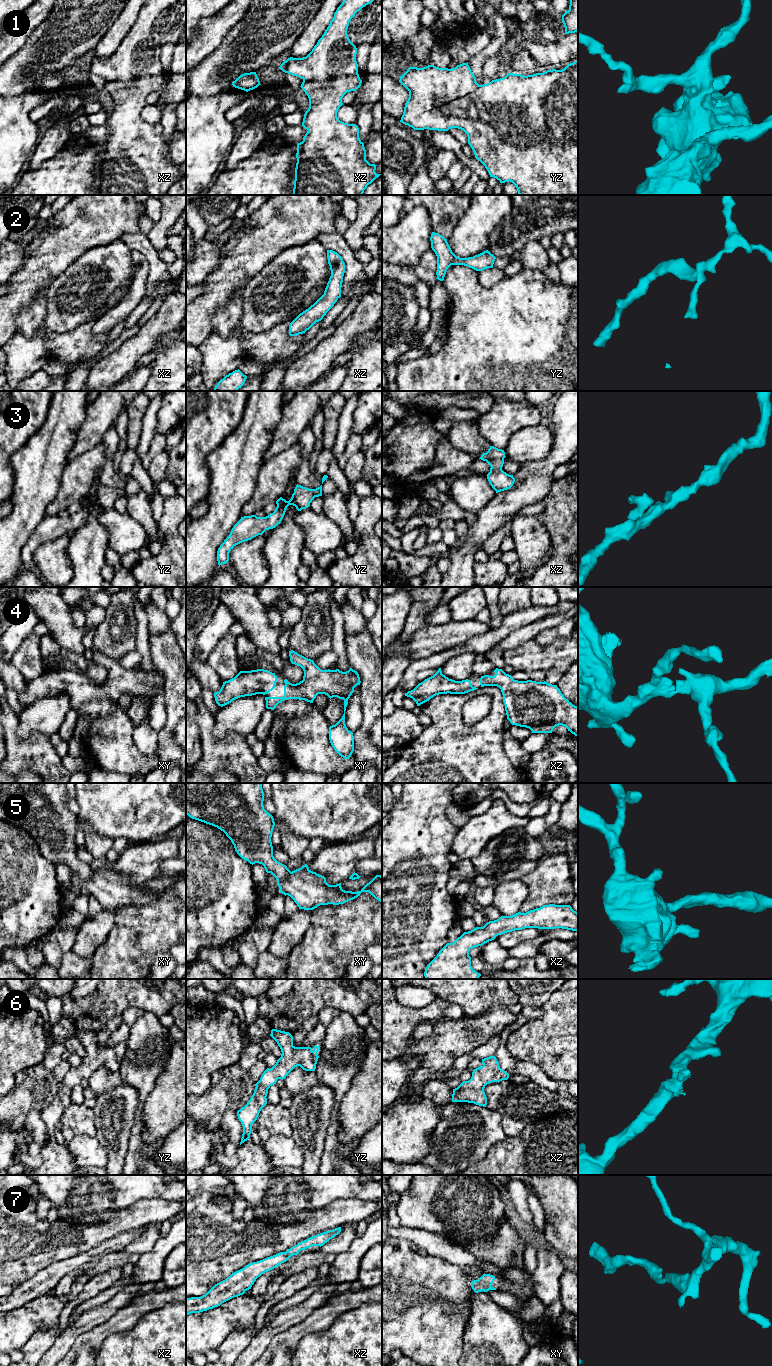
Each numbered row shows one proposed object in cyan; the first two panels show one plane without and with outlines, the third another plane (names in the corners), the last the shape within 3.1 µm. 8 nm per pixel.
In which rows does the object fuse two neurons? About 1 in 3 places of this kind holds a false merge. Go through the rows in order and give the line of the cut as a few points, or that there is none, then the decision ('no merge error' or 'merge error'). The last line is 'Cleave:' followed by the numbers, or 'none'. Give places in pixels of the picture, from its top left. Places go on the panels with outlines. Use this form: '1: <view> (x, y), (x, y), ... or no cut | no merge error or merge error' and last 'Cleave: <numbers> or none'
1: no cut | no merge error
2: no cut | no merge error
3: no cut | no merge error
4: no cut | no merge error
5: no cut | no merge error
6: no cut | no merge error
7: no cut | no merge error
Cleave: none

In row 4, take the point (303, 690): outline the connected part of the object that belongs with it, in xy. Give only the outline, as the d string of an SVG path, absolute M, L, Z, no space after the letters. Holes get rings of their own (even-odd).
M293 650L289 651L289 656L292 664L303 669L303 680L292 684L285 679L284 696L265 697L266 708L274 710L279 703L288 699L300 699L313 703L318 694L325 694L330 699L333 697L343 699L344 714L335 725L329 727L329 740L334 750L341 757L349 759L354 751L354 736L346 727L345 711L354 688L361 683L359 674L352 668L346 672L339 669L322 670L313 660Z

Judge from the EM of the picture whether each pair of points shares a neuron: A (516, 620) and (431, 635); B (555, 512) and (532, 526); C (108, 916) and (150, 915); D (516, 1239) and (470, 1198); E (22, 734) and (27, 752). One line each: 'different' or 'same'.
A: different
B: different
C: different
D: different
E: different

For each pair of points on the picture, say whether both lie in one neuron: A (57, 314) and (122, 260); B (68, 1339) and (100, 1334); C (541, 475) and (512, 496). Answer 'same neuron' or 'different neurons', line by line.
A: same neuron
B: different neurons
C: same neuron

